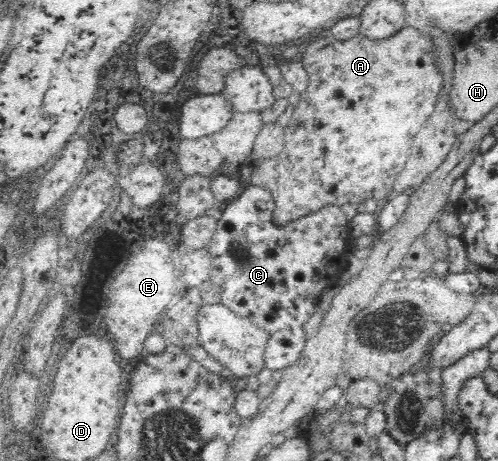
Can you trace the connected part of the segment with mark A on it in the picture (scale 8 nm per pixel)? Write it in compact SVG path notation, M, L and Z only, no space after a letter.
M405 26L395 35L382 40L371 40L361 33L353 36L350 40L338 40L327 34L327 39L320 38L307 45L307 49L300 56L300 62L303 63L311 83L307 87L307 91L301 93L299 103L294 107L291 121L281 130L284 136L284 148L272 158L257 159L261 165L257 163L252 168L252 172L249 172L250 185L263 187L271 192L275 202L275 223L284 226L289 221L295 221L303 215L309 215L309 213L328 205L342 206L350 211L357 205L363 205L363 201L377 201L379 207L382 207L385 202L394 196L391 187L397 175L405 167L405 161L411 153L409 143L412 143L411 139L417 135L421 125L435 111L435 105L437 105L437 99L439 99L439 93L441 93L441 87L443 87L443 75L441 75L439 67L435 65L437 55L435 55L433 41L438 41L435 34L424 34L412 26Z

